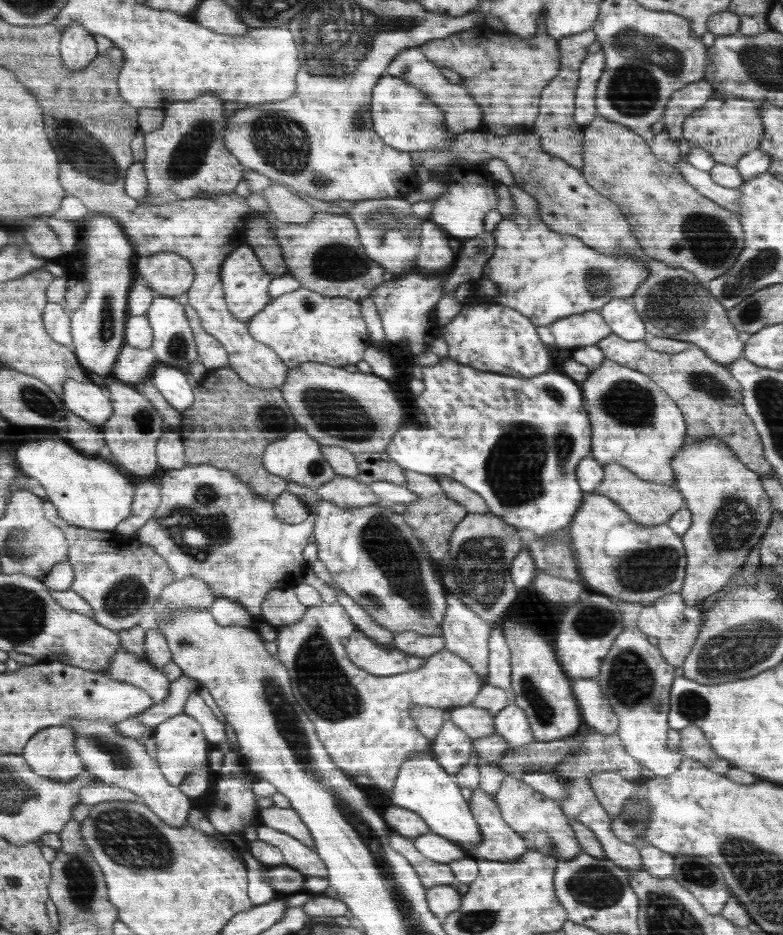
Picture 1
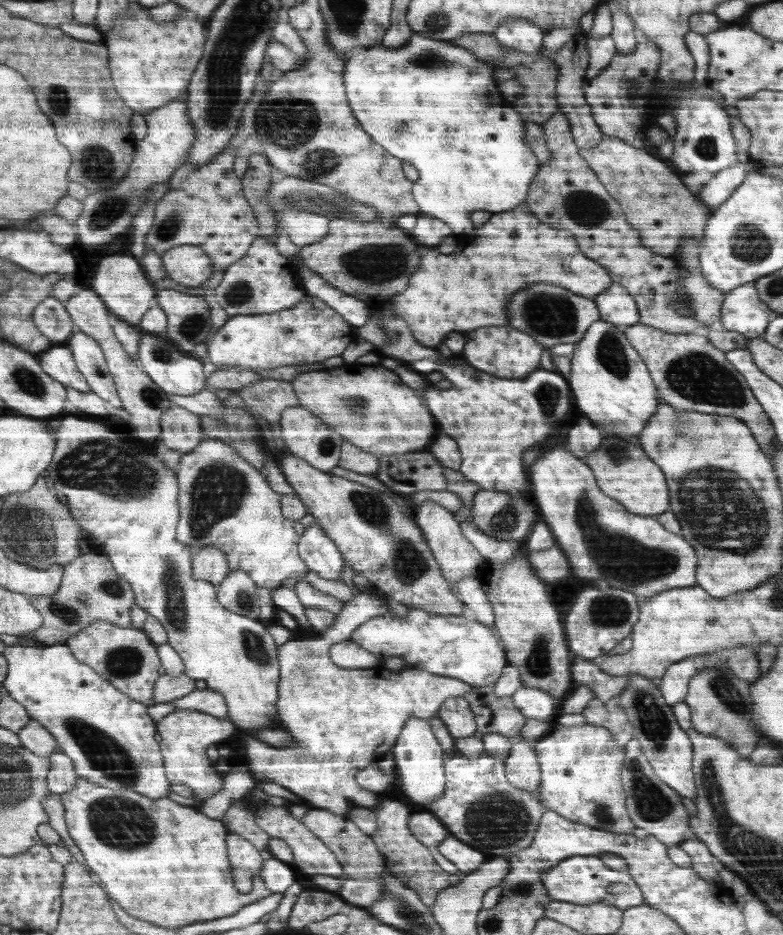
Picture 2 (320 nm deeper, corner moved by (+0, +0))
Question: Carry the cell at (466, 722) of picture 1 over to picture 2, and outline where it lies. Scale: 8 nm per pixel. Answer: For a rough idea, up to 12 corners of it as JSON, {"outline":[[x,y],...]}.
{"outline":[[479,687],[463,696],[478,734],[516,738],[526,716],[510,696]]}

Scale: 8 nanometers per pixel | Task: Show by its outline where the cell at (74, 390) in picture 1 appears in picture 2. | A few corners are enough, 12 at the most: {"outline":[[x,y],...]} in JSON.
{"outline":[[54,344],[40,354],[52,378],[90,391],[68,346]]}

